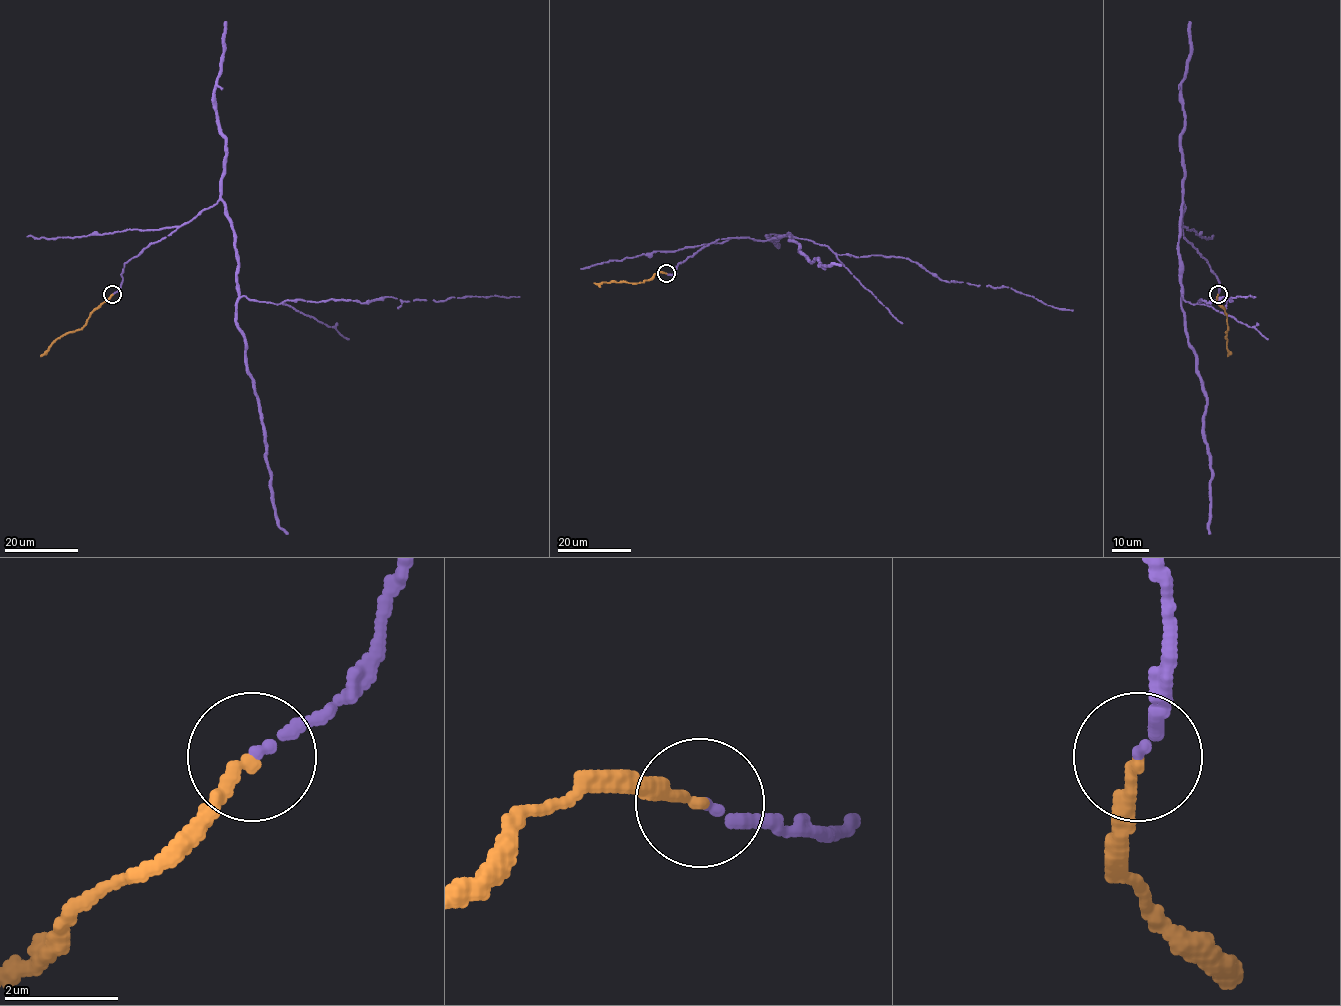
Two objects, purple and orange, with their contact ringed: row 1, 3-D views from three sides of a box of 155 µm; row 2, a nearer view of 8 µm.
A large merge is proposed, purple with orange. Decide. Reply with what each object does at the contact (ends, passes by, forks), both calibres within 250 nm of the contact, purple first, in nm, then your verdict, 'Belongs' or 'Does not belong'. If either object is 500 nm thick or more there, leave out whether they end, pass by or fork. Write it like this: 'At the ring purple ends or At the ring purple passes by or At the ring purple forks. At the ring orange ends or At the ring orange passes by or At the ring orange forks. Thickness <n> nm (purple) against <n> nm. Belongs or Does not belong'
At the ring purple ends. At the ring orange ends. Thickness 220 nm (purple) against 240 nm. Belongs

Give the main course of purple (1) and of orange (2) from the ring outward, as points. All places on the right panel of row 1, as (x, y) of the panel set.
1: (1218, 294), (1218, 278), (1183, 236), (1183, 200), (1183, 300), (1255, 296)
2: (1218, 294), (1217, 301), (1227, 316), (1227, 356)

